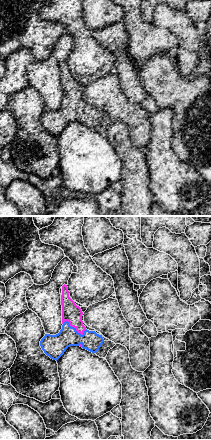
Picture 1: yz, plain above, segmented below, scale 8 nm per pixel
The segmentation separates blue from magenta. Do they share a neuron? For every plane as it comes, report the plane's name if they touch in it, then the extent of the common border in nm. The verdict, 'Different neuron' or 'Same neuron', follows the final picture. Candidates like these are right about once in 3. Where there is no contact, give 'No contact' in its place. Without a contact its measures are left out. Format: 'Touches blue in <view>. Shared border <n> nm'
Touches blue in yz. Shared border 200 nm

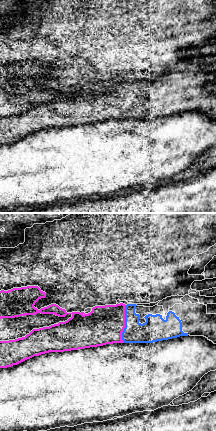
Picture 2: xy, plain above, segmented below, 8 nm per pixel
Touches blue in xy. Shared border 300 nm

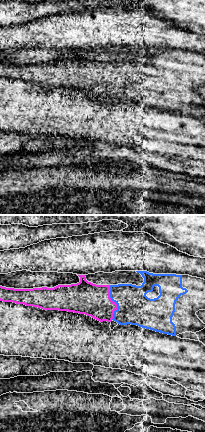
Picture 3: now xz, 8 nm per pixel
Touches blue in xz. Shared border 280 nm

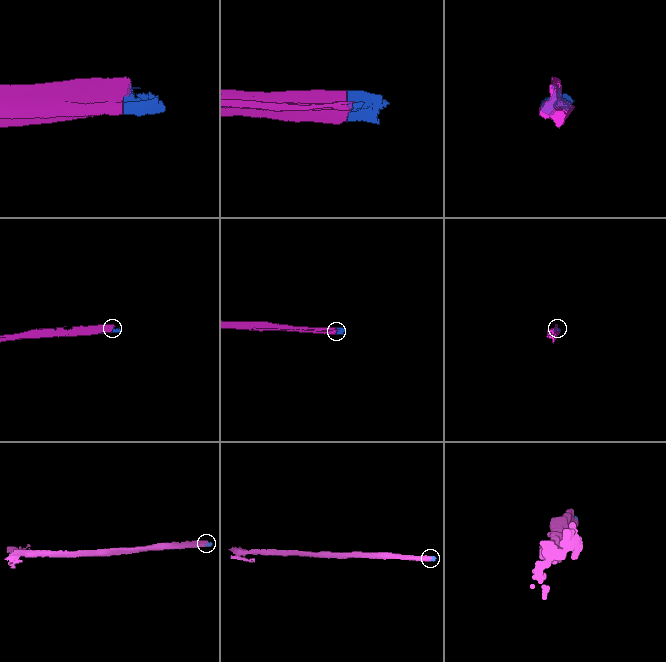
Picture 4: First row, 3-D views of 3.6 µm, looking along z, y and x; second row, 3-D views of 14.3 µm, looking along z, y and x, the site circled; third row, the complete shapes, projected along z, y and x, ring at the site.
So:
Same neuron

